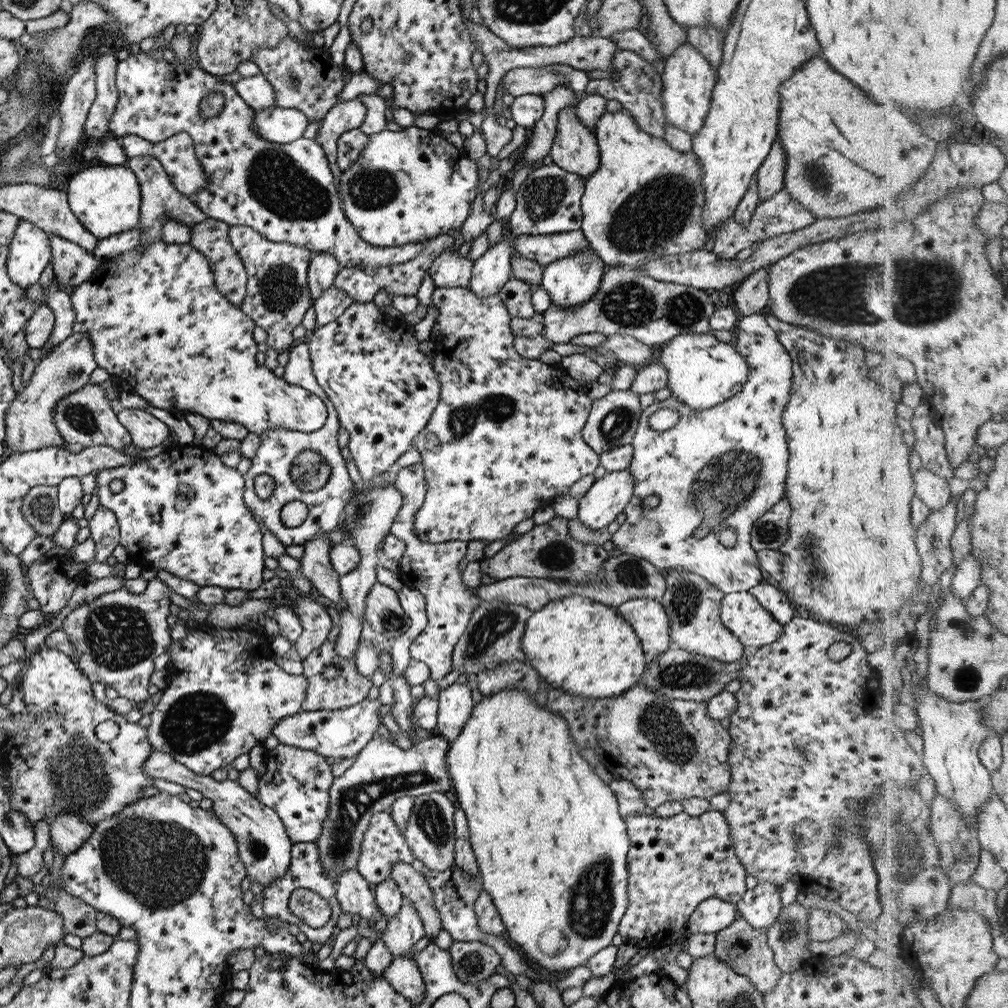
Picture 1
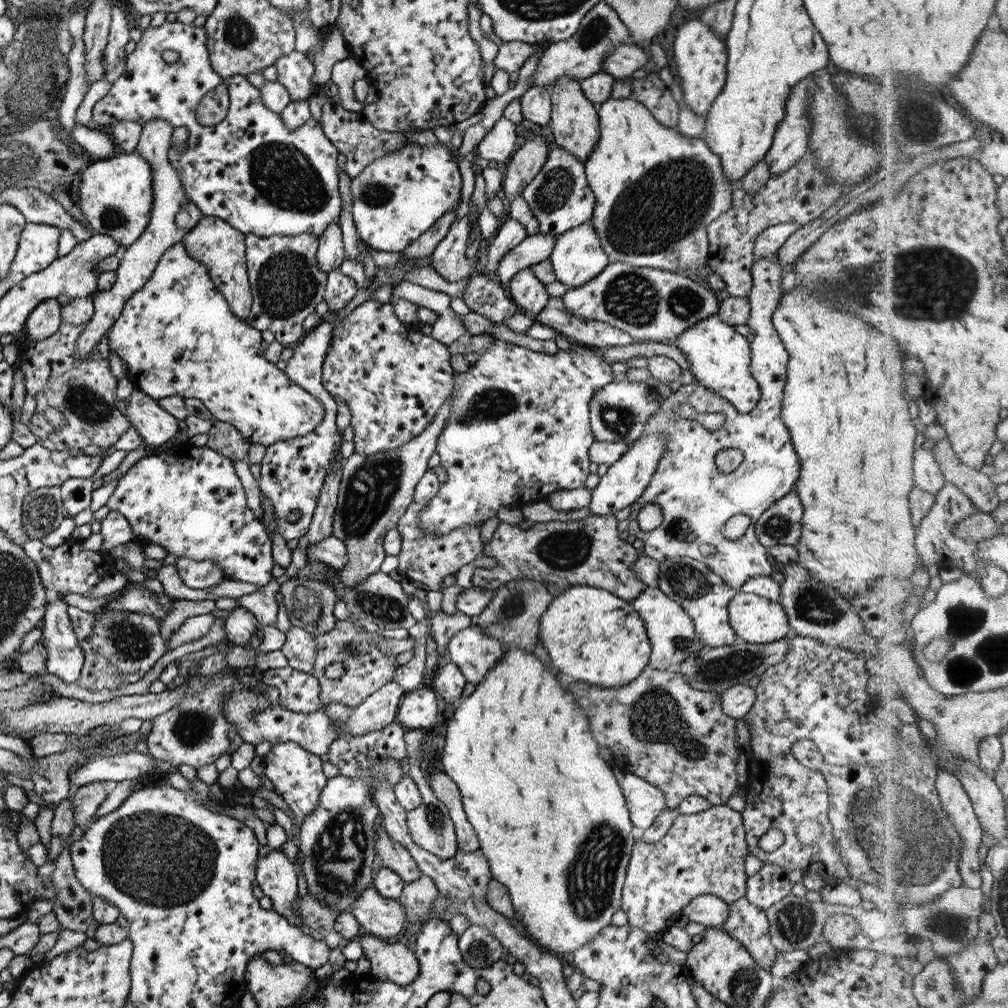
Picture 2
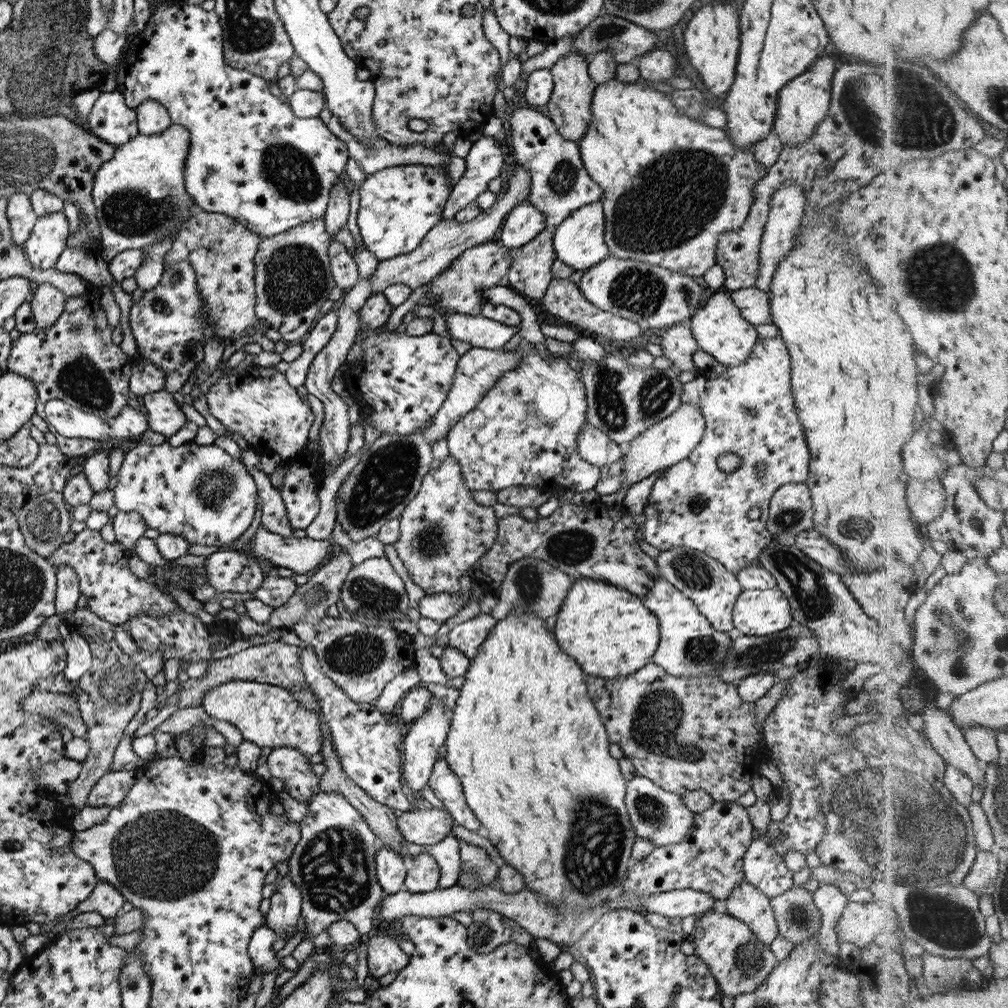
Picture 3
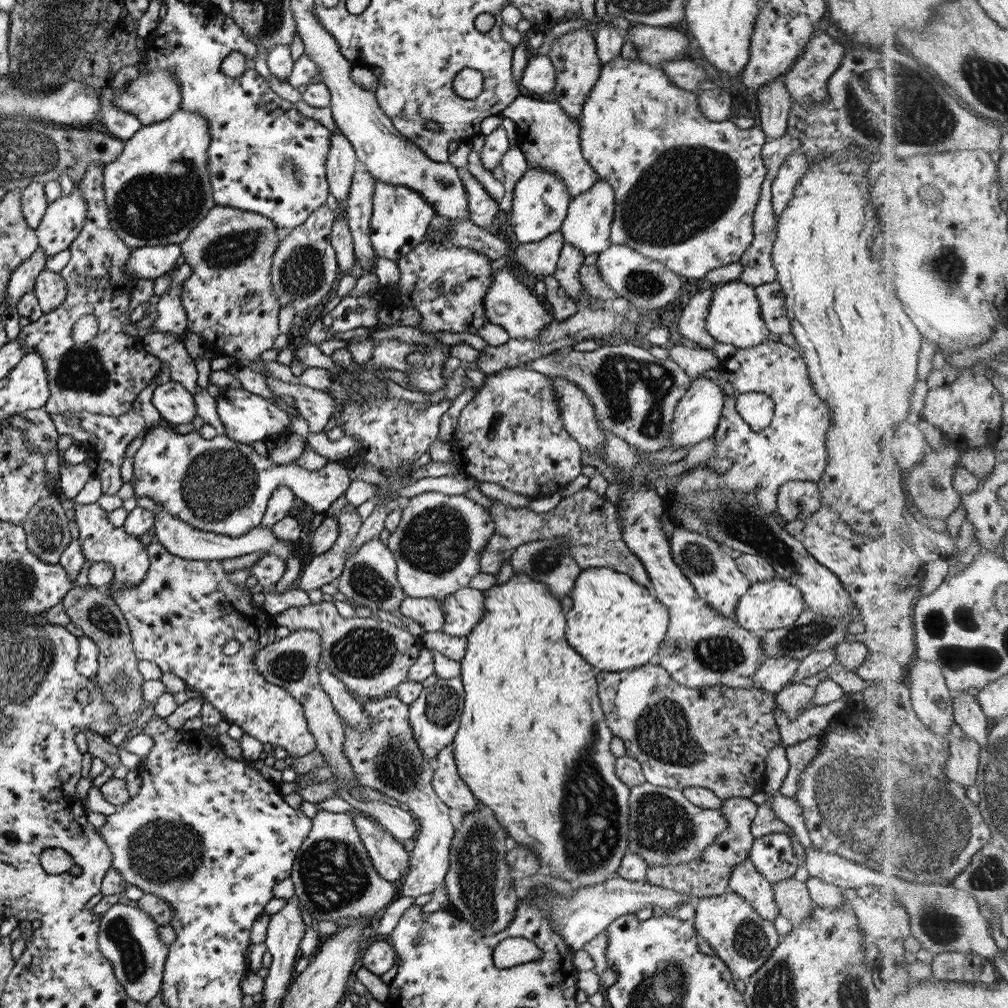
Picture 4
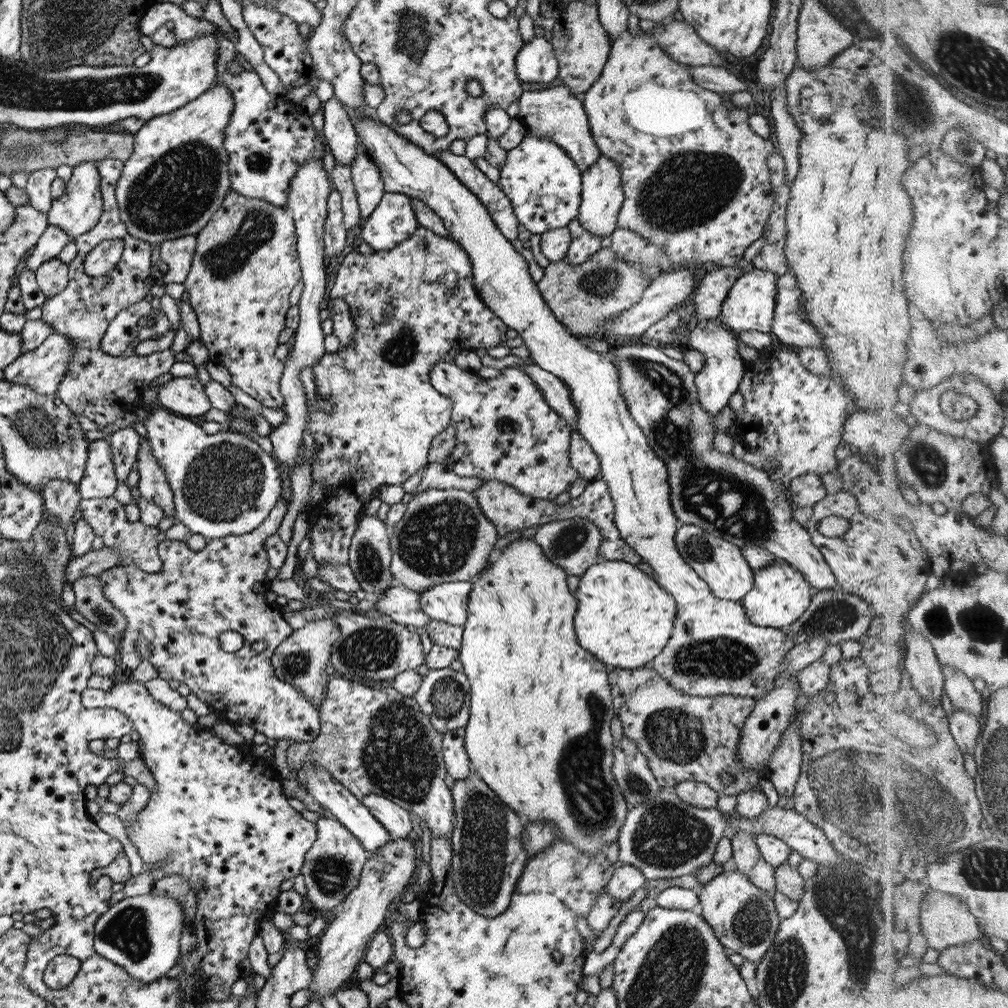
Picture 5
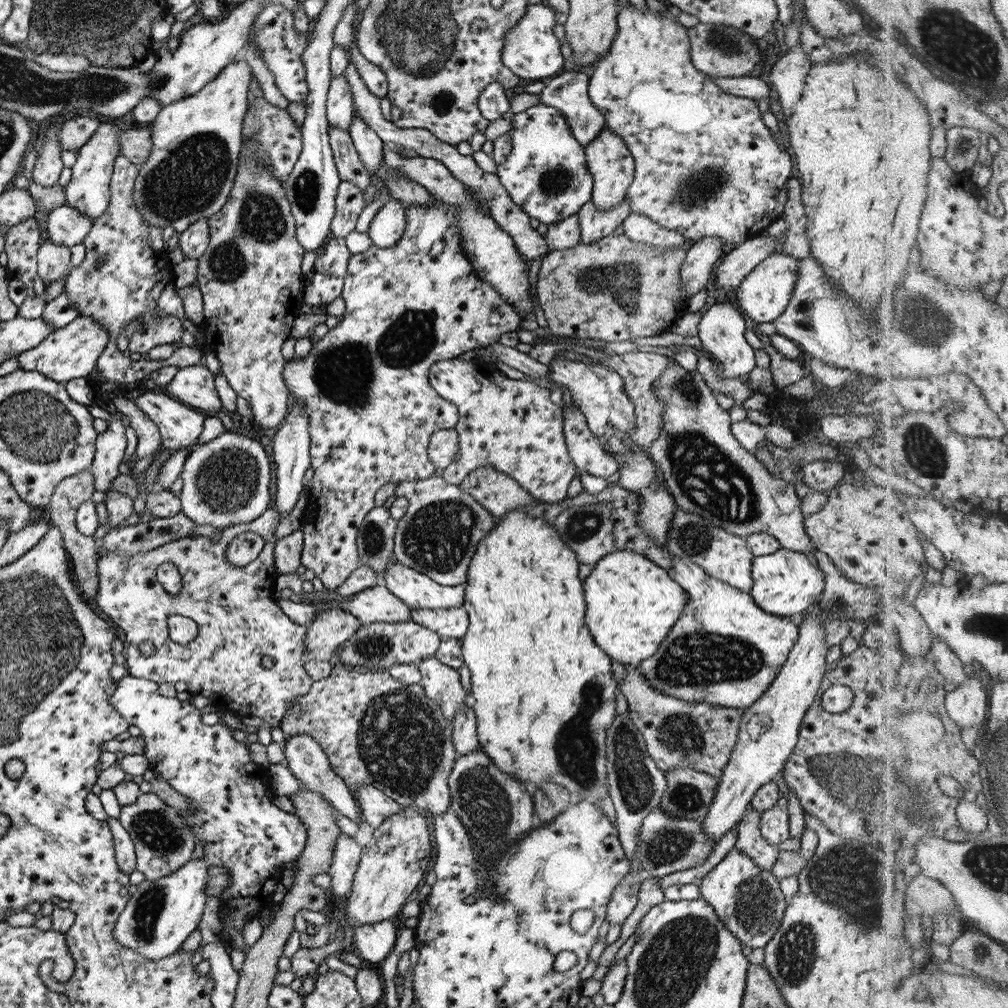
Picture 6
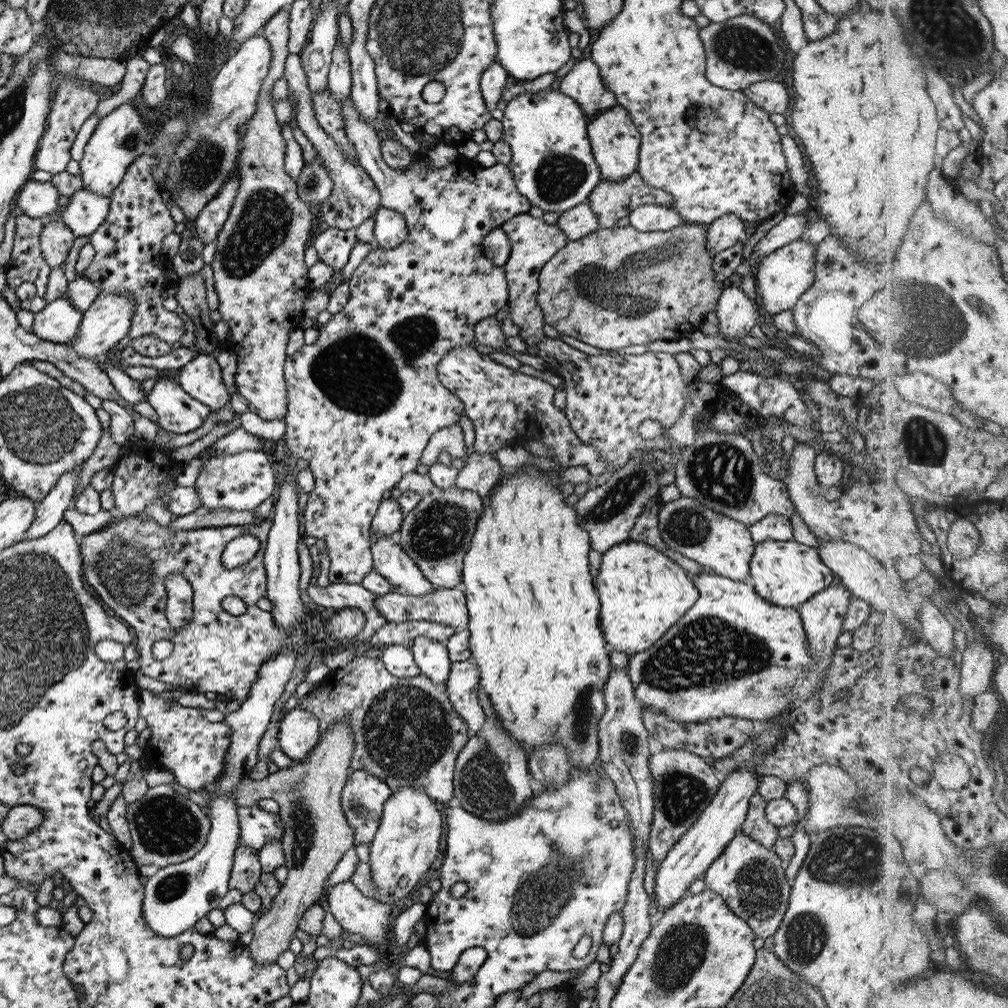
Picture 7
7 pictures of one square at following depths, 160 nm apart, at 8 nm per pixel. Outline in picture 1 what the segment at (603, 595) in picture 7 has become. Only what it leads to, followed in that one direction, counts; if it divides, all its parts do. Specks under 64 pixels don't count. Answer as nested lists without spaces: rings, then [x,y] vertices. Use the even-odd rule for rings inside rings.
[[[579,595],[552,600],[533,612],[525,622],[519,648],[525,655],[525,659],[530,662],[531,668],[535,670],[537,677],[543,678],[551,689],[567,692],[577,698],[599,700],[619,696],[638,682],[639,675],[644,672],[646,664],[639,638],[617,612],[616,607]]]

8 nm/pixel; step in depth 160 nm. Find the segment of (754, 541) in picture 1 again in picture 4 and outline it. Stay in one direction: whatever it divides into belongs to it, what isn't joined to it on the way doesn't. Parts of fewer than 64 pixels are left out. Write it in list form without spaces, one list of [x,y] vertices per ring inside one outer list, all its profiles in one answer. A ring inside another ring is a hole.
[[[790,480],[778,488],[775,514],[784,525],[791,520],[805,520],[819,505],[820,494],[814,482]]]

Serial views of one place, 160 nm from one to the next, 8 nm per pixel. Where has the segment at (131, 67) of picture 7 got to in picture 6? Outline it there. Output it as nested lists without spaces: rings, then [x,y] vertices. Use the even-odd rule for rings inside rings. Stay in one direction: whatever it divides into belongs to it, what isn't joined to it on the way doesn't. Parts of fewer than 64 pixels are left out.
[[[80,114],[67,118],[58,130],[61,150],[77,151],[90,139],[101,121],[99,116],[93,114]]]

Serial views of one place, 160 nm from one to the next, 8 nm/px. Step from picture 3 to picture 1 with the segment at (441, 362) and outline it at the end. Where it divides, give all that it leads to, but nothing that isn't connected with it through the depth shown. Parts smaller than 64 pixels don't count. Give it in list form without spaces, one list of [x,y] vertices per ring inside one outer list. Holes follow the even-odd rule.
[[[353,302],[335,320],[313,329],[304,340],[308,344],[316,383],[332,402],[340,428],[349,434],[347,450],[361,480],[370,480],[394,468],[399,456],[427,425],[440,395],[439,381],[432,369],[433,356],[425,356],[419,351],[412,326],[387,317],[373,302]]]

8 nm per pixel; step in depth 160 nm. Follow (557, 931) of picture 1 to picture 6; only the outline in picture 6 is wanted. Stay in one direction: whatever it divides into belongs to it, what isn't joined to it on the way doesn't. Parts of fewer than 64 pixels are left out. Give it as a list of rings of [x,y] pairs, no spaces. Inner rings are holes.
[[[518,508],[509,509],[499,520],[495,520],[489,532],[477,543],[475,552],[466,568],[466,579],[463,583],[464,593],[462,607],[468,614],[468,628],[461,640],[461,658],[470,675],[470,694],[474,700],[473,712],[477,719],[478,746],[484,750],[489,760],[495,764],[497,770],[514,776],[520,780],[528,790],[551,790],[553,786],[561,786],[570,794],[571,802],[587,800],[592,805],[599,804],[599,798],[608,788],[605,767],[605,731],[613,720],[615,713],[615,688],[611,672],[611,662],[599,646],[591,640],[584,618],[586,602],[583,594],[582,582],[577,577],[579,566],[575,553],[561,540],[555,527],[546,522],[543,517],[528,517],[527,511]]]

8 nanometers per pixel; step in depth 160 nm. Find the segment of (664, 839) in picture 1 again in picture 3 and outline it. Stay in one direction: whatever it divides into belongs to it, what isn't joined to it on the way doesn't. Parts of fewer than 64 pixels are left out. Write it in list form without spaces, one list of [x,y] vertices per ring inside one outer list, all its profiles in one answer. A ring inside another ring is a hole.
[[[714,801],[707,810],[694,815],[692,827],[679,842],[655,847],[645,858],[631,862],[621,889],[638,898],[675,889],[691,889],[725,900],[744,878],[743,859],[752,841],[751,829],[745,807],[734,802]]]

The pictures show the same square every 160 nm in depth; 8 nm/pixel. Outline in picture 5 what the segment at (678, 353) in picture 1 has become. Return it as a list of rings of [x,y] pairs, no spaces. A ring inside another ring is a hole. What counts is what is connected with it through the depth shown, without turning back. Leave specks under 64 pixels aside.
[[[748,269],[727,291],[717,318],[727,329],[737,334],[741,330],[757,330],[771,335],[771,323],[775,304],[775,285],[778,274],[761,269]]]

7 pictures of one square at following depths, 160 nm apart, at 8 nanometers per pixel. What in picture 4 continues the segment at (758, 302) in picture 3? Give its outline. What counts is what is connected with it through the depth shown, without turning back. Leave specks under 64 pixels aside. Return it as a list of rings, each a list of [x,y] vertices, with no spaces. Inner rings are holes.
[[[777,282],[755,287],[755,298],[759,301],[761,318],[772,338],[791,333],[791,323],[784,307],[785,298]]]

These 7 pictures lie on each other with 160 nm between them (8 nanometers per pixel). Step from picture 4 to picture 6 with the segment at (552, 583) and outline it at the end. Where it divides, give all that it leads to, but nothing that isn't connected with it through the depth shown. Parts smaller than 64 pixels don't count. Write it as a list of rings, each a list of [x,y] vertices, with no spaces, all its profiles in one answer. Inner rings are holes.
[[[593,503],[576,507],[565,508],[553,520],[553,526],[559,533],[561,540],[575,553],[579,564],[588,564],[593,566],[602,556],[614,550],[614,536],[611,533],[614,528],[614,520],[610,515],[612,506],[609,503]]]

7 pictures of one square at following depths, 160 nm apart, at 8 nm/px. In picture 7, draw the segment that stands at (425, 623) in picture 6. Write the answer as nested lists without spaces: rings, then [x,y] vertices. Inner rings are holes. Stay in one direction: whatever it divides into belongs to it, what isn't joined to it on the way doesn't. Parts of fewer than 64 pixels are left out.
[[[435,587],[432,591],[419,596],[389,592],[376,595],[373,606],[387,623],[401,623],[407,620],[435,621],[437,624],[451,626],[455,629],[455,633],[467,628],[468,610],[462,587]]]

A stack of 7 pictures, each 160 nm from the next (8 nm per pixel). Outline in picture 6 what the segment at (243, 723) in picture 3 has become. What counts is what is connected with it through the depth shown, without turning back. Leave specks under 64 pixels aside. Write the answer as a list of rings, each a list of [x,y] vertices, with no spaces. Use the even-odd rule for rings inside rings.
[[[269,507],[251,522],[234,524],[229,528],[224,528],[221,532],[219,532],[219,540],[217,540],[217,542],[211,542],[208,537],[204,536],[187,536],[177,540],[172,540],[167,544],[160,544],[155,548],[147,549],[145,552],[139,551],[134,555],[120,555],[116,552],[108,552],[106,555],[103,555],[96,560],[96,593],[94,596],[94,603],[101,608],[101,612],[103,612],[103,614],[109,616],[113,627],[119,628],[119,630],[122,630],[123,634],[125,634],[125,639],[123,640],[123,655],[125,658],[123,666],[126,668],[128,675],[133,676],[134,678],[150,680],[156,684],[161,682],[183,682],[183,684],[187,687],[187,693],[191,696],[199,695],[207,698],[209,700],[209,704],[211,704],[211,706],[213,706],[217,711],[221,711],[221,713],[229,712],[236,716],[239,715],[241,718],[245,716],[256,716],[257,718],[260,718],[263,723],[267,722],[270,728],[280,726],[282,716],[285,712],[287,712],[287,710],[289,710],[289,706],[291,706],[291,700],[293,700],[293,698],[297,698],[297,696],[307,694],[307,690],[311,687],[312,681],[305,673],[301,662],[306,626],[299,626],[299,624],[291,623],[288,616],[281,612],[281,609],[276,605],[276,601],[274,601],[271,597],[274,592],[274,577],[277,575],[276,568],[274,567],[274,544],[276,541],[274,532],[278,522],[279,518],[278,514],[276,514],[276,510]],[[243,531],[249,531],[257,534],[257,537],[262,539],[264,545],[256,557],[249,562],[249,564],[246,564],[245,566],[231,566],[228,562],[226,562],[224,557],[225,547],[231,538],[237,536],[237,534],[241,534]],[[168,563],[174,564],[177,567],[178,573],[181,577],[182,585],[176,594],[167,594],[165,589],[156,579],[155,567]],[[171,613],[177,613],[195,621],[197,626],[197,636],[195,636],[195,639],[191,640],[191,642],[187,645],[179,645],[168,638],[166,618],[167,615],[170,615]],[[141,642],[150,642],[153,645],[153,648],[155,648],[155,652],[153,652],[151,656],[142,656],[139,654],[137,647],[141,644]],[[265,656],[273,660],[273,666],[271,666],[271,668],[263,668],[263,666],[261,666],[261,659],[265,658]]]

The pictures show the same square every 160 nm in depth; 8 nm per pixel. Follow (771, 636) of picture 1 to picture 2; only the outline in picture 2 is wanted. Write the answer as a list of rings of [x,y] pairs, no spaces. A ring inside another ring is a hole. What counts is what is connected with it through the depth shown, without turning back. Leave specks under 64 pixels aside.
[[[737,592],[729,599],[728,624],[747,644],[765,644],[791,634],[782,606],[751,593]]]

